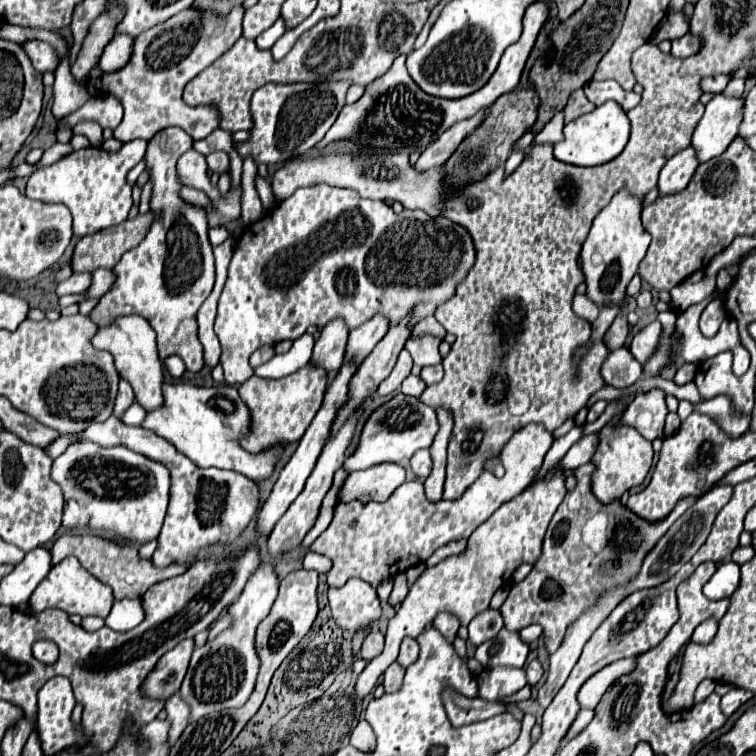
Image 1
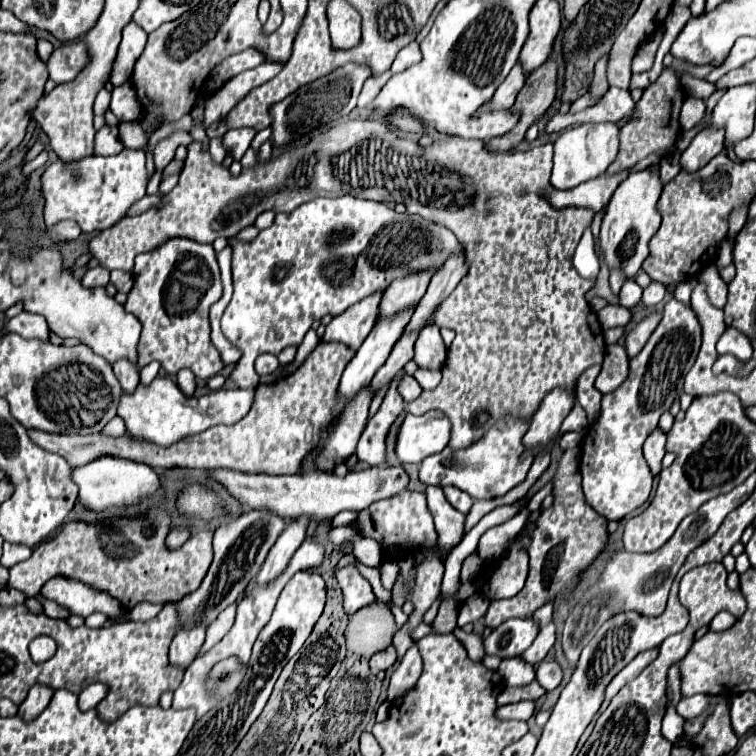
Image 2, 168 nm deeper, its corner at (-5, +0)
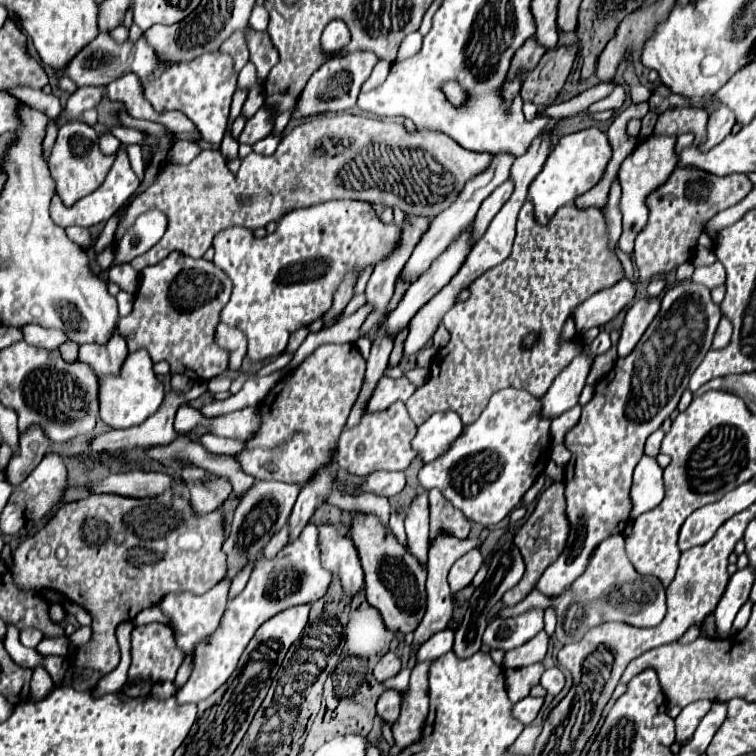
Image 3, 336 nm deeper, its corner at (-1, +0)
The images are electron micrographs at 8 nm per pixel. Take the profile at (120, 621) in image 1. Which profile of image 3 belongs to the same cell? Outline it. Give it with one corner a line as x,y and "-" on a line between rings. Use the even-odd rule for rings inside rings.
80,626
70,637
69,640
74,646
85,645
91,639
92,631
90,626

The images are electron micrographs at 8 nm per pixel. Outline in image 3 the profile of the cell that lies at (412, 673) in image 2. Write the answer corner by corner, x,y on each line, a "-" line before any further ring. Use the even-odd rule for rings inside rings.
393,689
385,691
381,697
379,697
379,703
377,703
377,715
389,723
389,727
397,721
399,717
399,709
401,709
401,695

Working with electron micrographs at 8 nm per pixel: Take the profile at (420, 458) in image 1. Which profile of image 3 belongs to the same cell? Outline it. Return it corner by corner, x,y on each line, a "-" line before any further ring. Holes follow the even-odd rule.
501,389
481,417
471,423
439,459
419,471
423,489
439,489
469,521
491,527
503,521
543,473
551,455
551,417
543,417
541,401
527,391

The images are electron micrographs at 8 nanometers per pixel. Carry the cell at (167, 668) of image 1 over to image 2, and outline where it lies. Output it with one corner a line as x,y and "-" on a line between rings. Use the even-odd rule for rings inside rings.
195,627
191,631
179,631
169,649
169,663
187,669
195,661
201,645
205,641
205,627

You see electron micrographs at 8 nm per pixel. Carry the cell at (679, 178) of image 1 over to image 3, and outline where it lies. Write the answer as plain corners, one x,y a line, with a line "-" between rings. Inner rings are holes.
721,105
715,113
709,115
709,123
707,123
707,143
703,143
703,151
719,145
733,129
735,125
735,113
731,113
731,109
727,109
725,105

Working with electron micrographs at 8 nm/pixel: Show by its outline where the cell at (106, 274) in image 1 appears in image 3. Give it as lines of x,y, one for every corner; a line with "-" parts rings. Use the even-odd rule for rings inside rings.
113,265
109,271
109,281
117,283
121,291
133,295
139,287
139,271
135,271
131,265

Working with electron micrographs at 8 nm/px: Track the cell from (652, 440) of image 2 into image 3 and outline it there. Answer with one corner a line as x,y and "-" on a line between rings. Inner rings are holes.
643,455
639,465
633,473
633,485
631,485
631,517
639,517
641,513
647,513
649,509
655,509
657,503
661,503
665,497
665,485
663,485
663,469
657,465
653,457

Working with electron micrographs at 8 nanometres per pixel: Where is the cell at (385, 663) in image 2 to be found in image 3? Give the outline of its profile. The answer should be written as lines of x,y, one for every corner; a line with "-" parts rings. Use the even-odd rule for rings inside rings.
389,651
385,657
381,657
381,661
377,663
377,667
375,667
373,673
375,673
375,679
379,683
383,683
385,679
395,677
399,671
401,671
401,659
395,653

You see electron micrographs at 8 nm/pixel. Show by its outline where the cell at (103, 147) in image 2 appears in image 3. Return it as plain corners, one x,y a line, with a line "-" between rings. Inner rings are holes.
103,133
101,136
98,135
98,143
101,151
106,155
114,154
120,147
119,141
111,133

